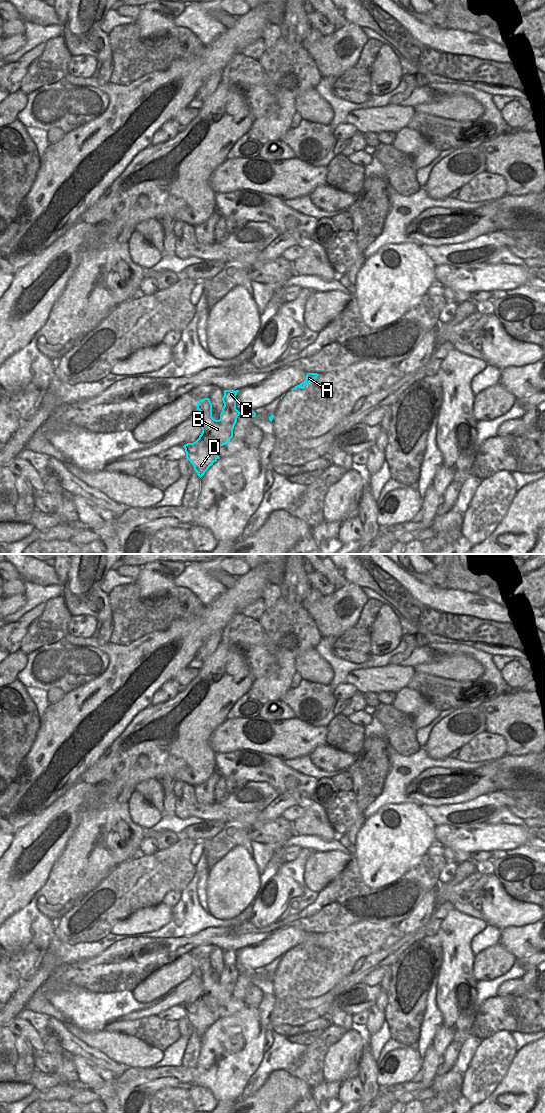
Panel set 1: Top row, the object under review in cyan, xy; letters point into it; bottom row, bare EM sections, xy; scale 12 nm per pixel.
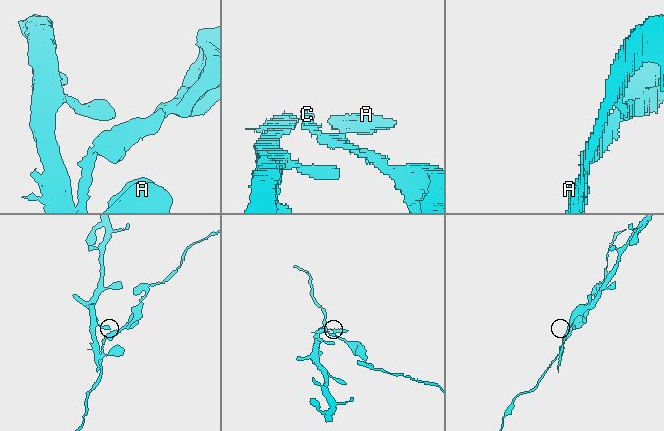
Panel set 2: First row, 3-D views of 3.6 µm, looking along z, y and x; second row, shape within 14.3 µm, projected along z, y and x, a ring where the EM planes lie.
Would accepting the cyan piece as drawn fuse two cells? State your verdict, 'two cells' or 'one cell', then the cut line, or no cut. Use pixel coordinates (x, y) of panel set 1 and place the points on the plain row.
two cells; cut in xy along (235, 968), (221, 973)

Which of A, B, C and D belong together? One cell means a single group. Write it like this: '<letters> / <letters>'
A B D / C

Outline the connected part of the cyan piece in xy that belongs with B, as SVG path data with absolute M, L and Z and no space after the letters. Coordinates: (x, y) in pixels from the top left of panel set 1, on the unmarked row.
M204 958L197 961L197 970L200 971L202 993L195 1002L187 1003L183 1007L186 1012L186 1018L191 1022L197 1035L201 1038L209 1027L220 1018L218 1016L219 1008L227 1004L233 997L233 989L237 982L238 976L241 974L251 978L255 977L256 973L254 971L243 971L240 973L237 969L228 970L221 973L220 979L216 980L212 977L212 963L209 958Z

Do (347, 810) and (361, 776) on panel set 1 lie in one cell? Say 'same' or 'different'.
different

